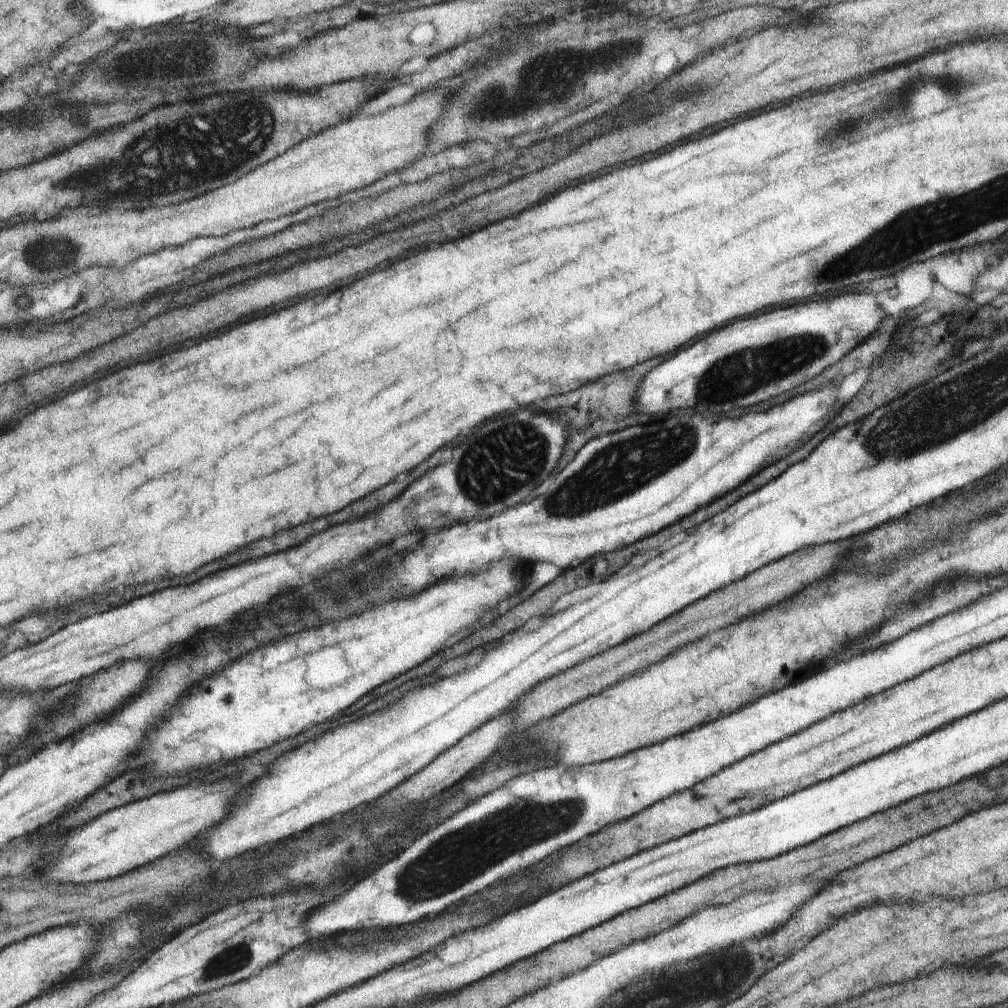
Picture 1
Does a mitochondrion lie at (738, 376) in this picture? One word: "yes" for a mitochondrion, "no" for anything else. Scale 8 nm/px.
yes

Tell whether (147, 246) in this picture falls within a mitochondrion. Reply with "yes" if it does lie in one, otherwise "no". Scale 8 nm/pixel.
no

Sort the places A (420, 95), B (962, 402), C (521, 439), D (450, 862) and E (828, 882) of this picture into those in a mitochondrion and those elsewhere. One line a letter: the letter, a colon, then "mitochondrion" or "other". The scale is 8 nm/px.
A: other
B: mitochondrion
C: mitochondrion
D: mitochondrion
E: other

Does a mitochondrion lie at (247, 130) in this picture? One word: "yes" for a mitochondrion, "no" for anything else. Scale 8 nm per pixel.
yes

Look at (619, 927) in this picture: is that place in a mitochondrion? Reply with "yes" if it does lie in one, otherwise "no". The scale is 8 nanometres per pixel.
no

